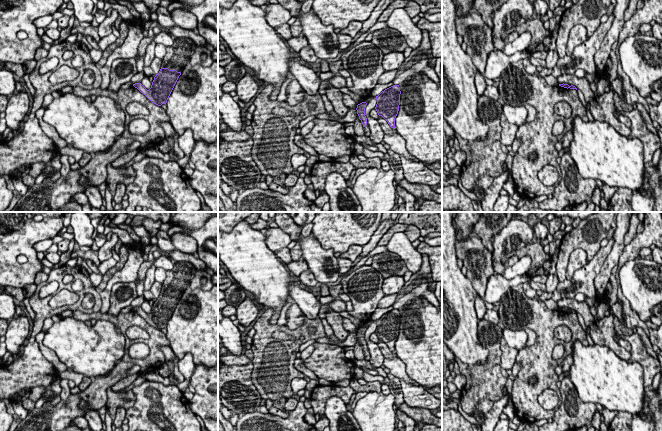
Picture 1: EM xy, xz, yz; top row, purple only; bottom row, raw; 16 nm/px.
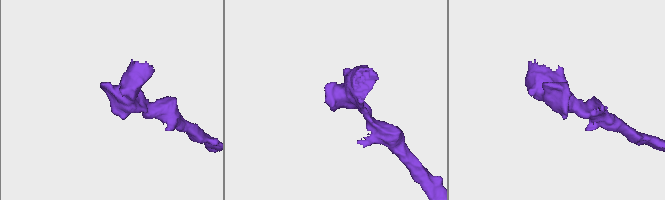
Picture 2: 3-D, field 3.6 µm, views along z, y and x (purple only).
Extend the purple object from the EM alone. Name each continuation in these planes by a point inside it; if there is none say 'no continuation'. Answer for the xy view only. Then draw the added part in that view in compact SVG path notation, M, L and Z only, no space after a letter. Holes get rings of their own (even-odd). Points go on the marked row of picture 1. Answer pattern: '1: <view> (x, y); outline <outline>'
1: xy (178, 55); outline M180 37L174 40L172 46L166 47L166 55L162 59L162 68L182 72L184 67L190 63L195 54L197 46L190 38Z

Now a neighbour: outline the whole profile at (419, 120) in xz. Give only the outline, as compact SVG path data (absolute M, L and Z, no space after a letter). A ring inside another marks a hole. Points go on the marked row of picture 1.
M425 73L418 81L408 77L400 87L400 105L395 130L406 141L409 153L424 164L442 163L442 87Z

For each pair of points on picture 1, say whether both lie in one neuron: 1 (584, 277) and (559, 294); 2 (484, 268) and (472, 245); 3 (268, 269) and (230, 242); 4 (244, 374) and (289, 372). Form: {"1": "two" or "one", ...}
{"1": "one", "2": "one", "3": "one", "4": "two"}

